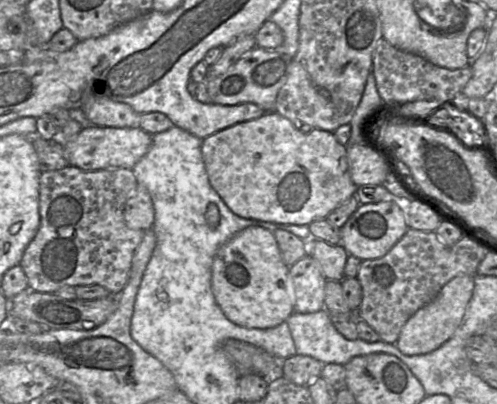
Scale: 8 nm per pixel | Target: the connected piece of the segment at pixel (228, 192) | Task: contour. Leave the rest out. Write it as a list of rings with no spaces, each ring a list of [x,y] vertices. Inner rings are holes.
[[[276,111],[265,112],[259,118],[235,124],[204,138],[201,152],[211,186],[222,198],[226,206],[234,214],[242,218],[282,224],[309,225],[316,220],[326,219],[333,210],[355,195],[358,188],[350,176],[347,146],[341,144],[334,133],[316,128],[300,129],[291,120]]]

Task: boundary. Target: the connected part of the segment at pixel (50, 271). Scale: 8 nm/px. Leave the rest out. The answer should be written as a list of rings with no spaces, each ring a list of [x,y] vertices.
[[[68,165],[59,170],[41,173],[40,225],[20,261],[28,279],[28,289],[40,293],[55,293],[63,286],[101,285],[111,295],[120,295],[128,283],[132,259],[146,231],[131,229],[124,220],[125,204],[138,185],[133,170],[128,168],[84,171]]]

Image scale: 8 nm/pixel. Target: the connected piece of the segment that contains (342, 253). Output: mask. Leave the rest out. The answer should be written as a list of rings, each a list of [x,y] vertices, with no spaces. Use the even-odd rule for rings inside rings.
[[[320,239],[309,240],[309,253],[319,264],[327,280],[342,281],[349,256],[341,244],[329,244]]]

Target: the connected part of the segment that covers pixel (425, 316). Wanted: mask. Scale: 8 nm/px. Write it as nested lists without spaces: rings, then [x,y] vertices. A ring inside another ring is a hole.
[[[458,275],[448,281],[439,293],[417,310],[404,324],[395,346],[405,355],[423,355],[439,348],[451,338],[467,310],[475,287],[475,275]]]

